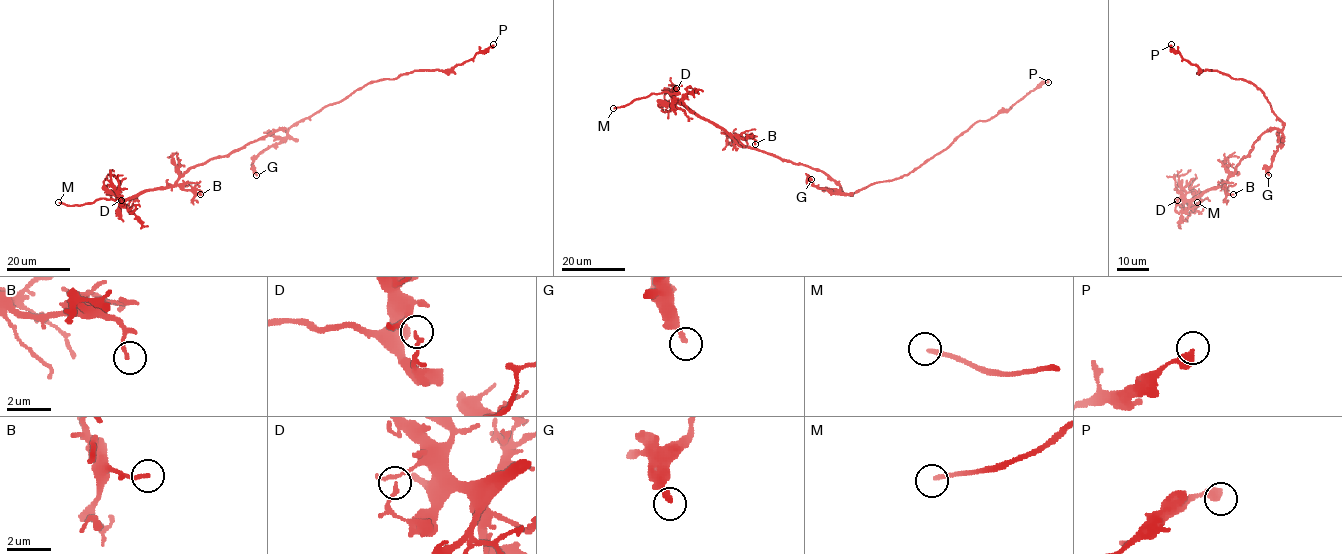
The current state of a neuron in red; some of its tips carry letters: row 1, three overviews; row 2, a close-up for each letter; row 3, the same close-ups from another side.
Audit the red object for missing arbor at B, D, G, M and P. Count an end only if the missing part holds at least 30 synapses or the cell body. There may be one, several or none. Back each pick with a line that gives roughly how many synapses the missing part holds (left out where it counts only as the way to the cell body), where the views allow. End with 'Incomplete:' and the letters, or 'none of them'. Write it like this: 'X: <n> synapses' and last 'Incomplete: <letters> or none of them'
Incomplete: M

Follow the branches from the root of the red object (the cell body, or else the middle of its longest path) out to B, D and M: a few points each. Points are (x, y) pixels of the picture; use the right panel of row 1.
B: (1272, 128), (1253, 143), (1249, 153), (1224, 184), (1226, 192), (1233, 194)
D: (1272, 128), (1253, 143), (1249, 153), (1237, 165), (1236, 171), (1221, 186), (1207, 189), (1179, 205), (1177, 200)
M: (1272, 128), (1253, 143), (1221, 186), (1194, 199), (1181, 199), (1188, 205), (1197, 202)

